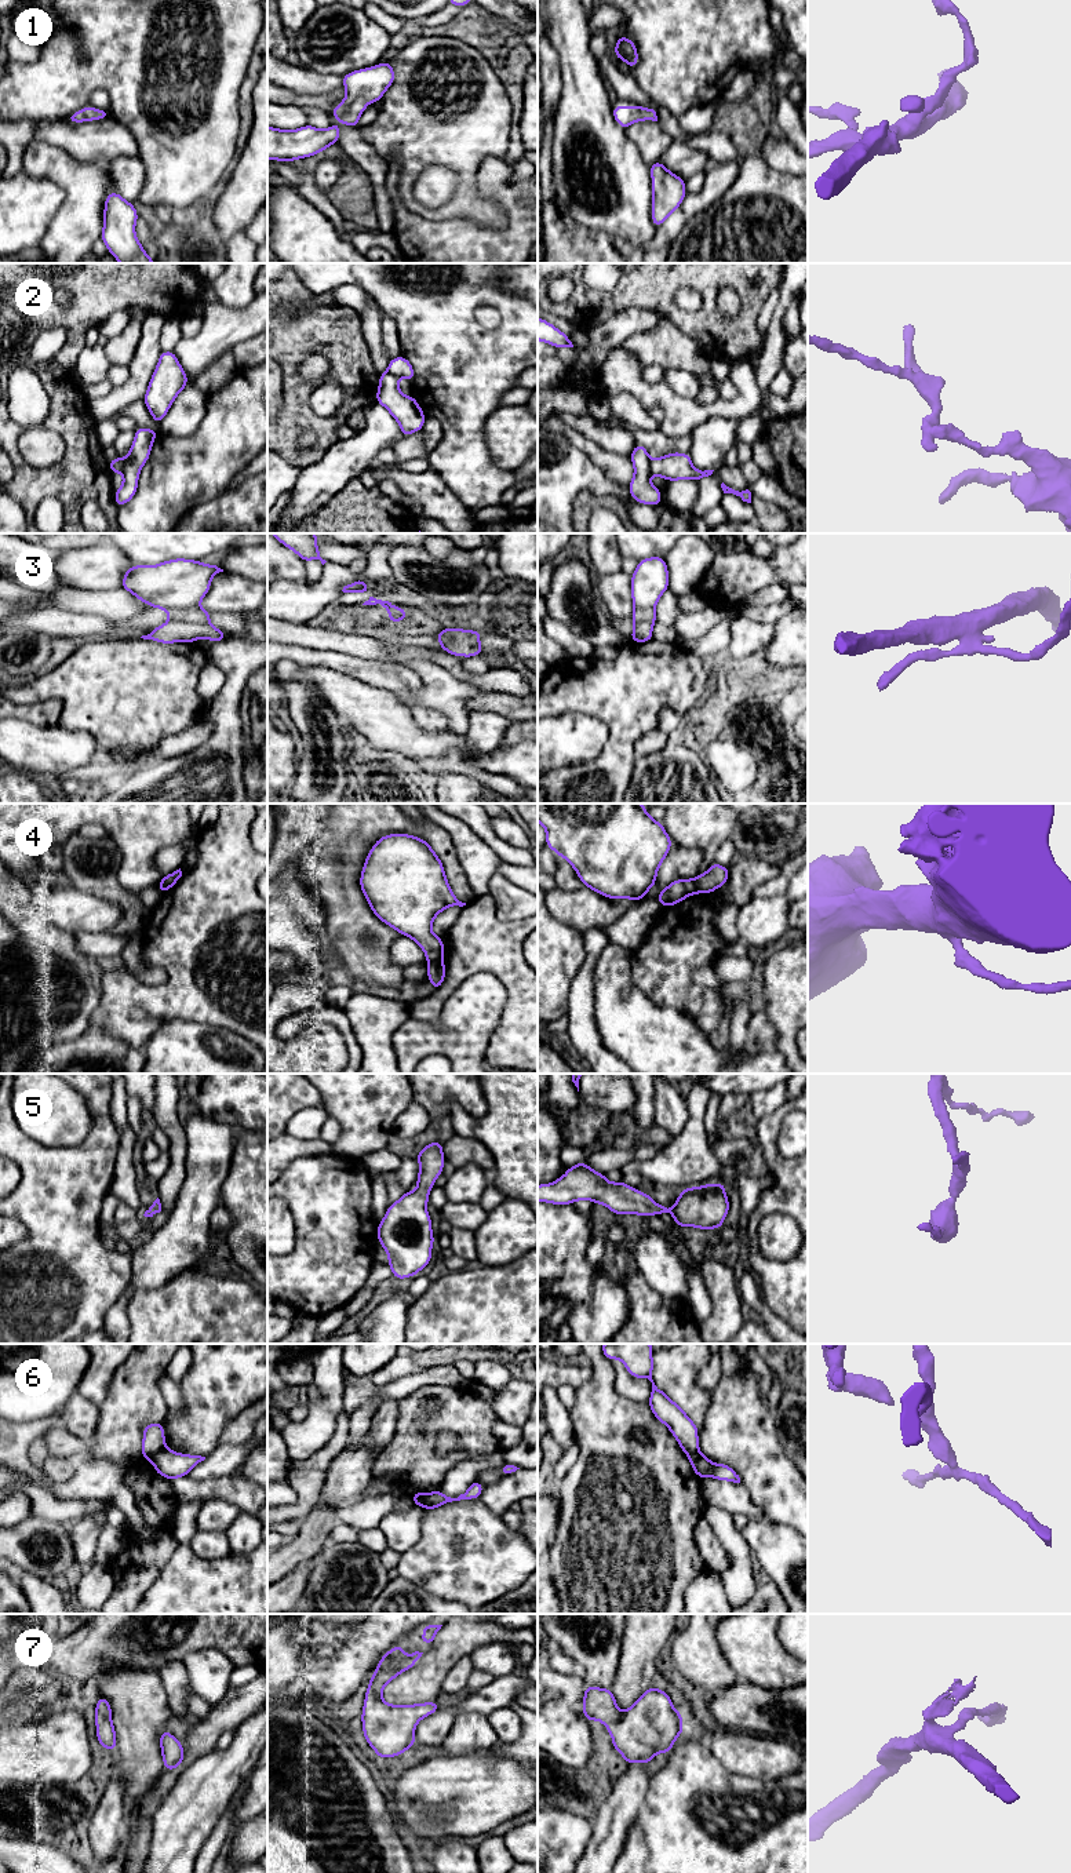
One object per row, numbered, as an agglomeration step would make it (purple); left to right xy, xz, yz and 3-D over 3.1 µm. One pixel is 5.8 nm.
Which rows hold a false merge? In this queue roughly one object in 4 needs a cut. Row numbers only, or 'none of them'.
2, 3, 4, 6

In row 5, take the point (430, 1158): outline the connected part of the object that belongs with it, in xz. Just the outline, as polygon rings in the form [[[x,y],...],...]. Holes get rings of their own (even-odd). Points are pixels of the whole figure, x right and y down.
[[[433,1141],[418,1152],[418,1188],[391,1203],[376,1229],[376,1238],[389,1256],[393,1278],[415,1276],[431,1260],[434,1236],[427,1213],[429,1191],[442,1173],[442,1143]]]

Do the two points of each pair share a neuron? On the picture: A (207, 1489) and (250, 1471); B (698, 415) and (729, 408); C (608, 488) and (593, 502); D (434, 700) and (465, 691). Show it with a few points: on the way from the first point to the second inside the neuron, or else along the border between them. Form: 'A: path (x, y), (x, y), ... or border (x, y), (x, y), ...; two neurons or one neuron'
A: border (243, 1475), (252, 1482); two neurons
B: path (706, 411), (721, 408); one neuron
C: border (572, 503), (589, 491), (615, 495), (629, 510); two neurons
D: path (441, 695), (458, 693); one neuron

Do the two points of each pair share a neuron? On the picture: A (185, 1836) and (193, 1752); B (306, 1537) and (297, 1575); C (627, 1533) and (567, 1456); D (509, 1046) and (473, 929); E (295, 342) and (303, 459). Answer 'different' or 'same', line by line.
A: different
B: same
C: different
D: same
E: same

